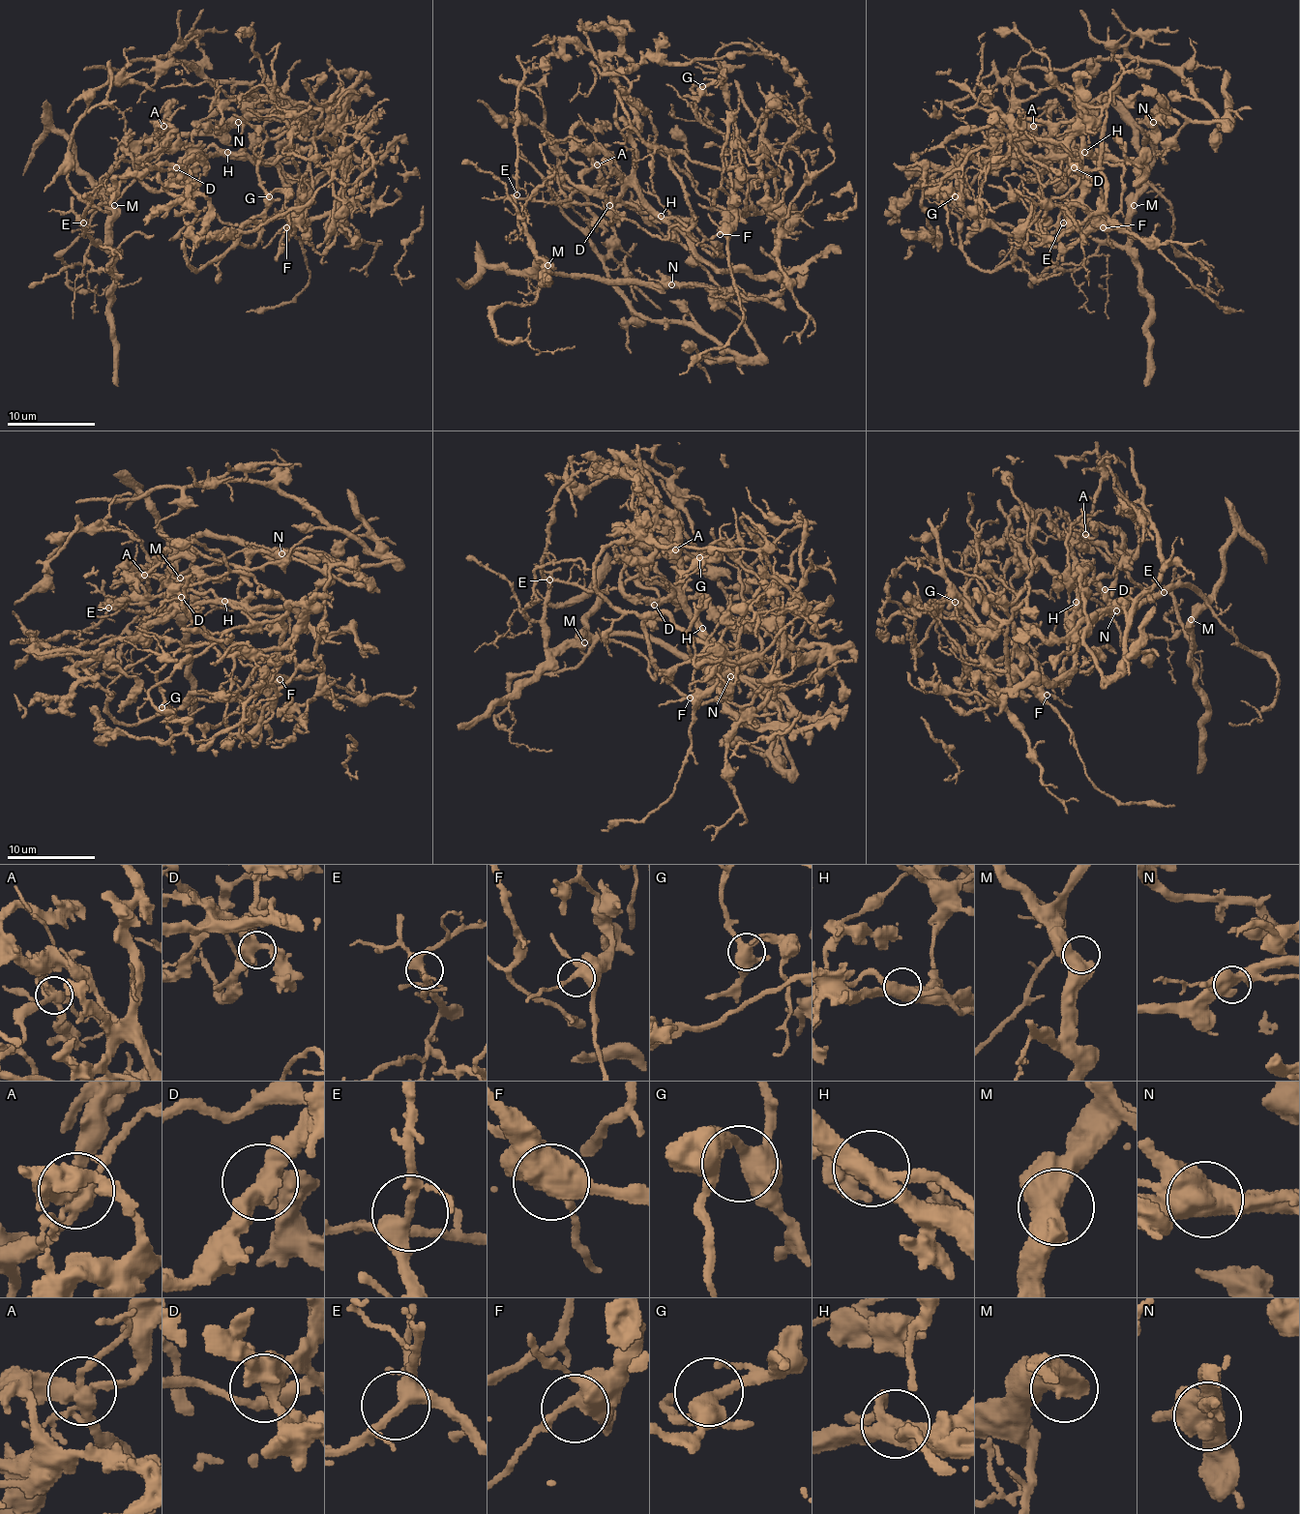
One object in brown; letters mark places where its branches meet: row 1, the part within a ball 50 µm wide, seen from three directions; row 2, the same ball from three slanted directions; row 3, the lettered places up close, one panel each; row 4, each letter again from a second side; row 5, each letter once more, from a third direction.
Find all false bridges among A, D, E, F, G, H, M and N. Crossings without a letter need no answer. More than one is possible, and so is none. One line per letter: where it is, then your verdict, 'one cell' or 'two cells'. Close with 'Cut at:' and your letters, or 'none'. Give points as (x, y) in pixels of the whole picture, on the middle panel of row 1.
A: place (597, 164); two cells
D: place (609, 205); one cell
E: place (517, 194); one cell
F: place (720, 234); one cell
G: place (702, 86); one cell
H: place (661, 216); two cells
M: place (547, 265); one cell
N: place (671, 284); two cells
Cut at: A, H, N

